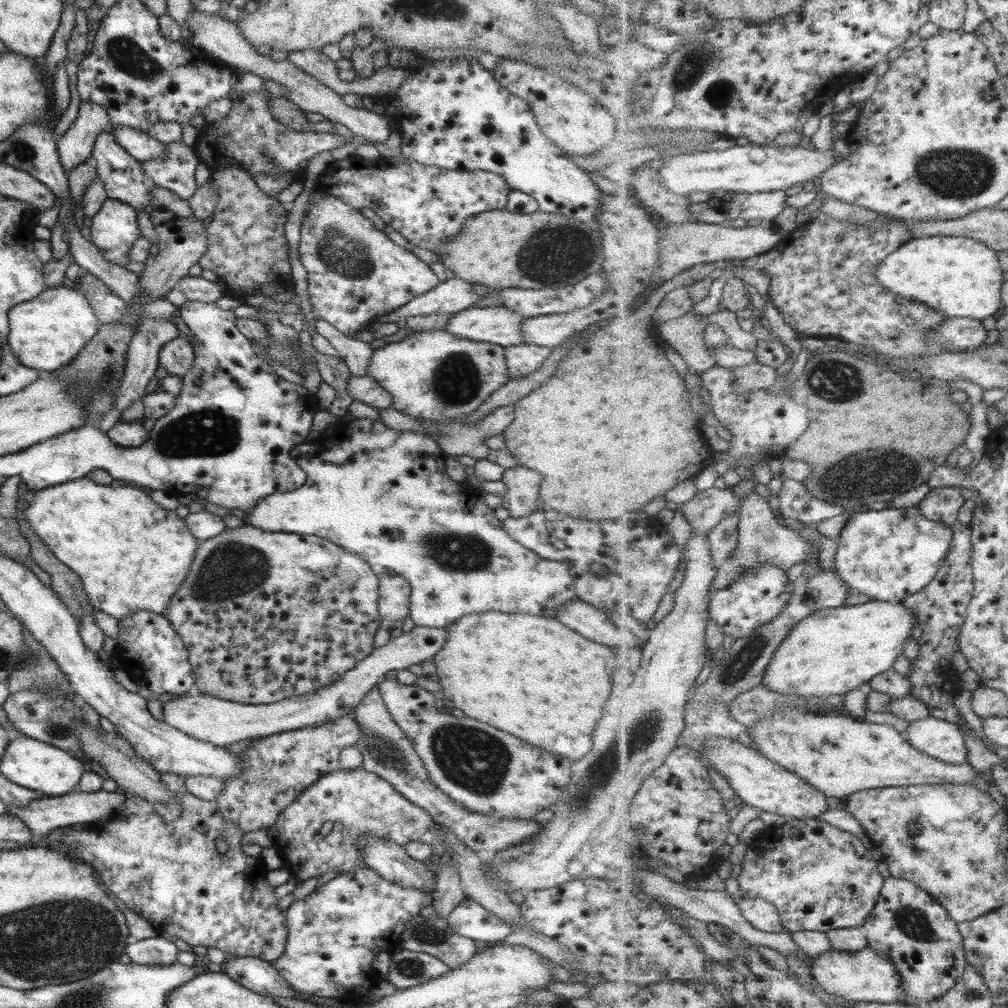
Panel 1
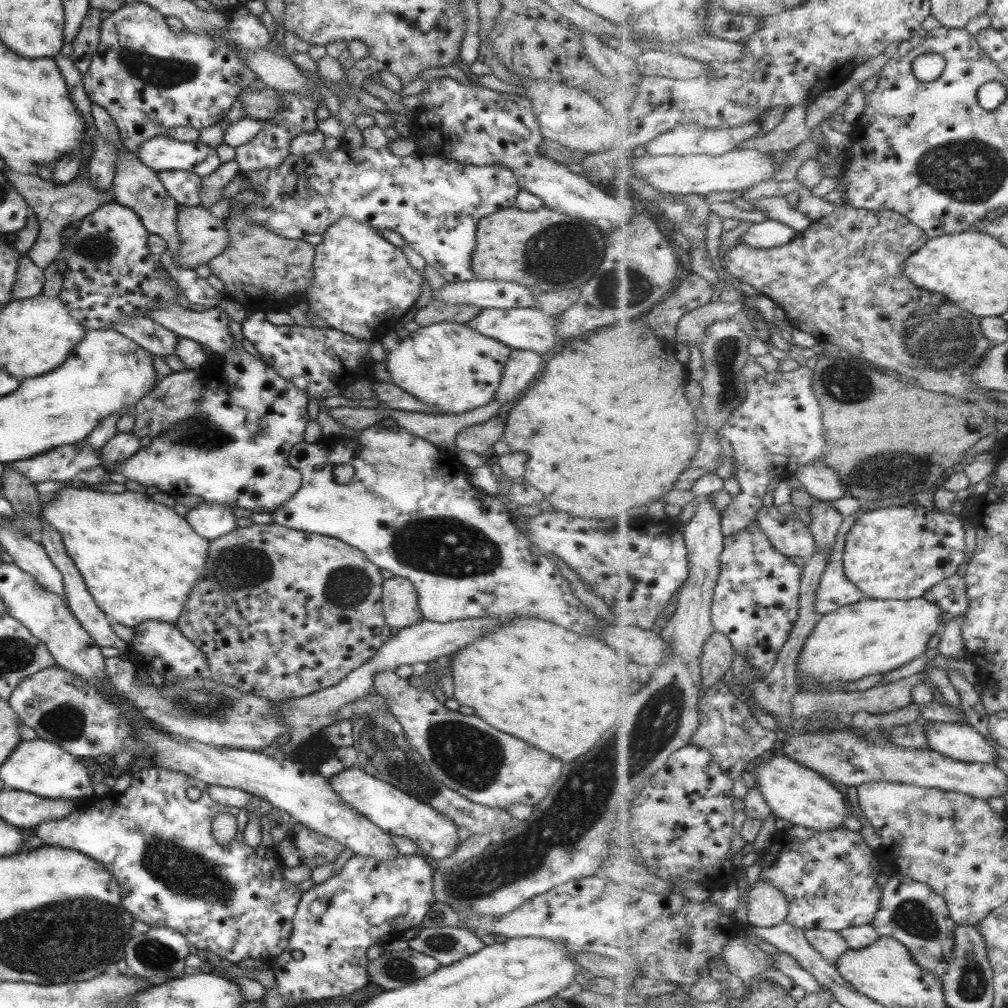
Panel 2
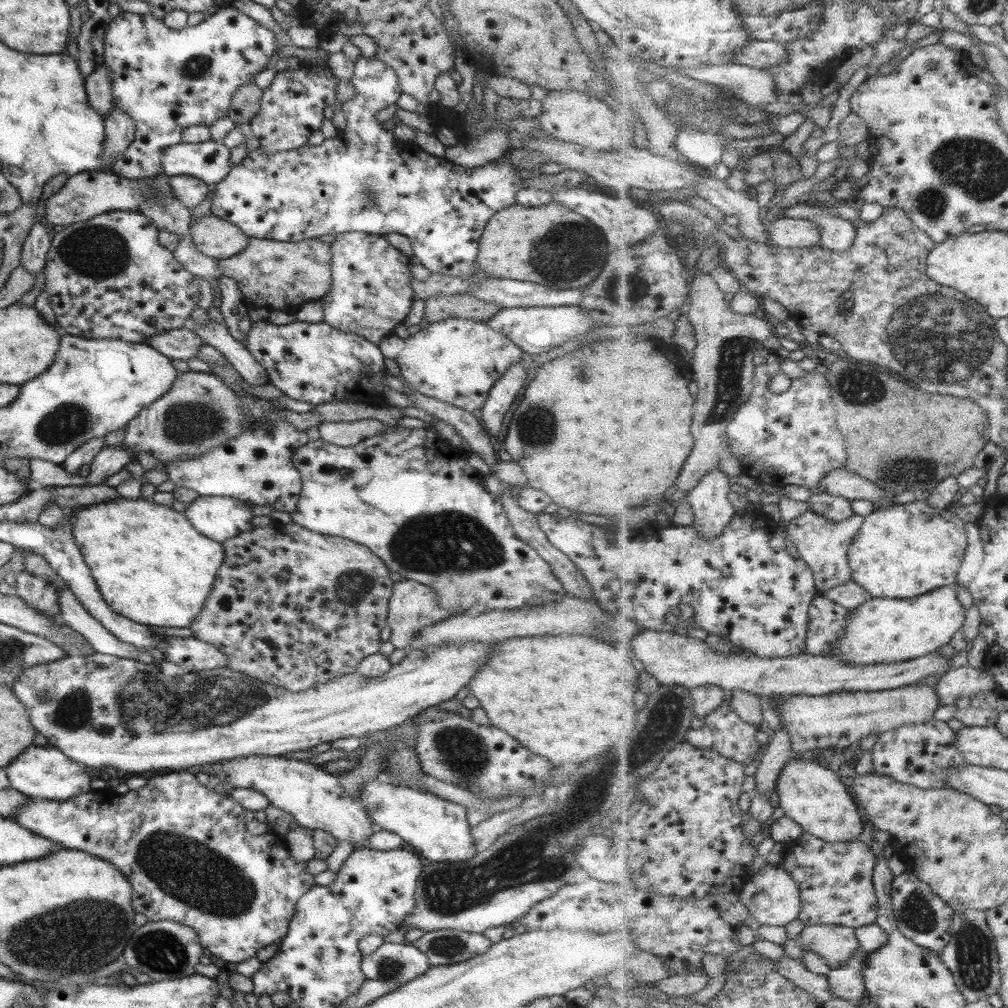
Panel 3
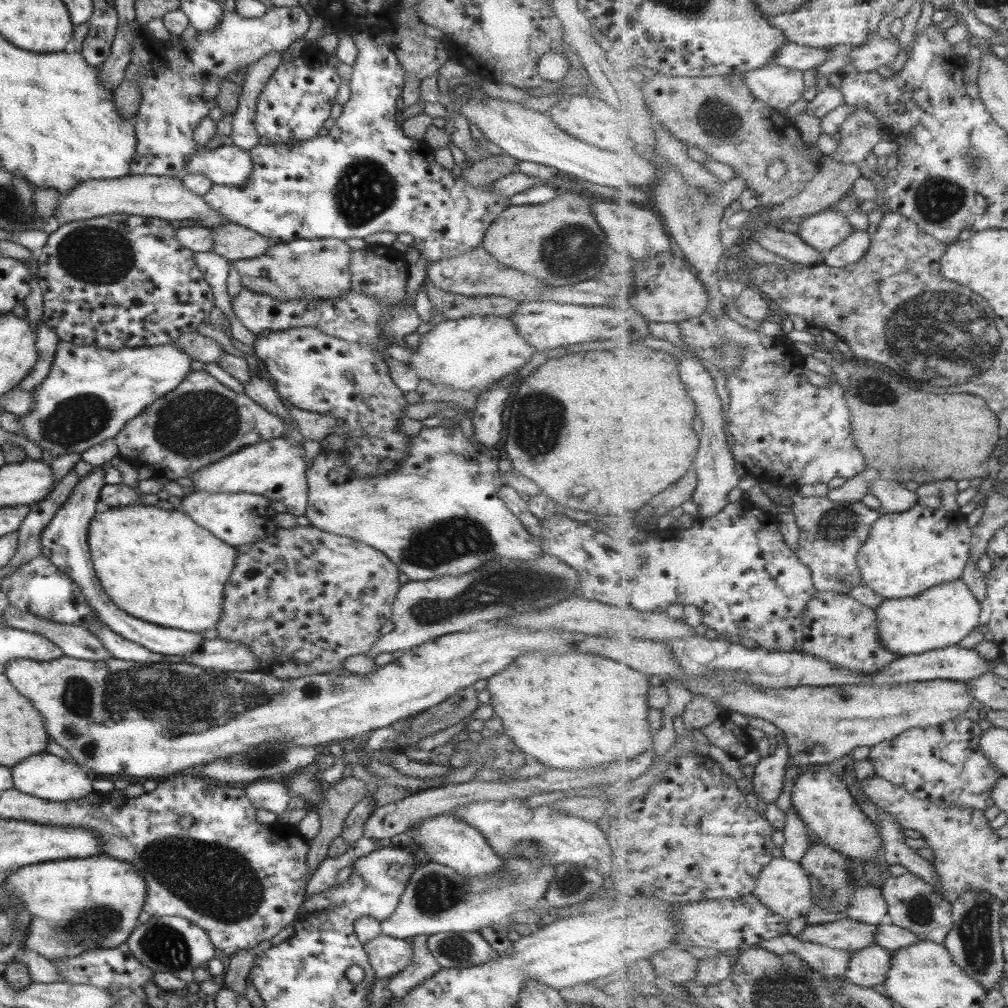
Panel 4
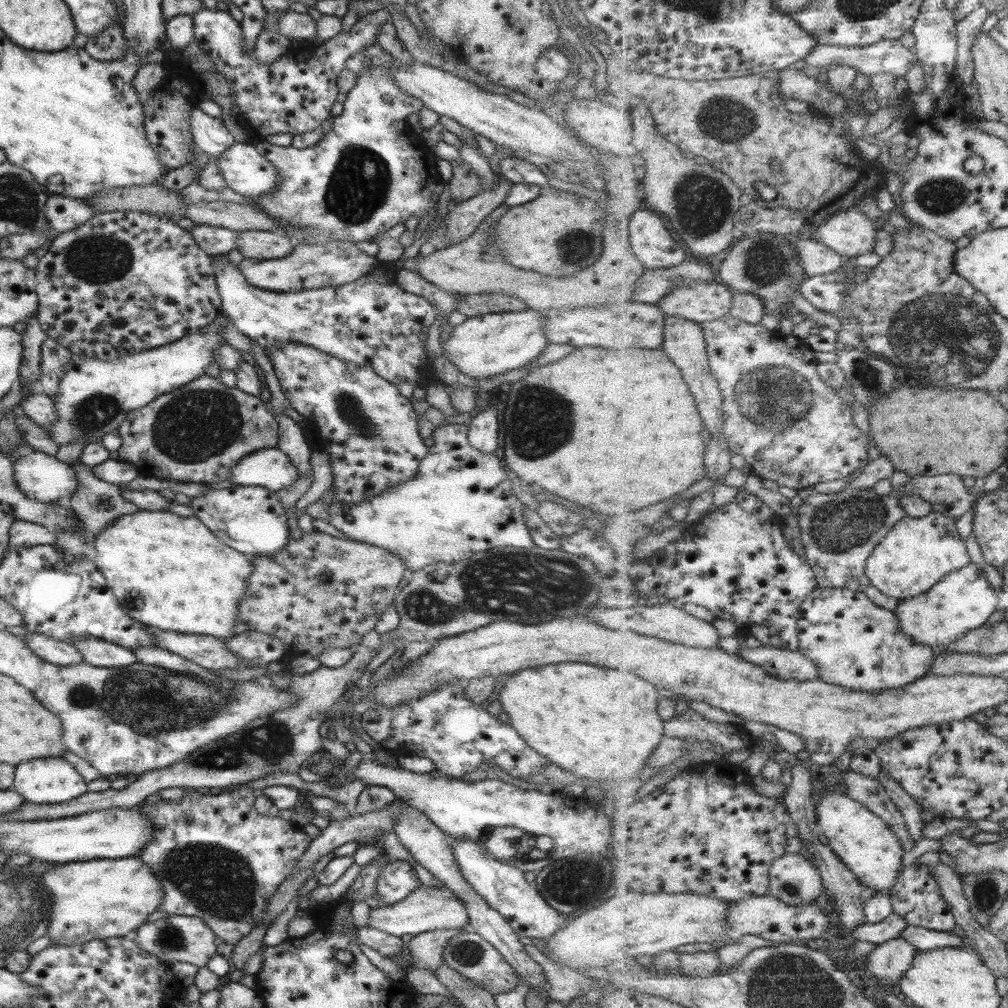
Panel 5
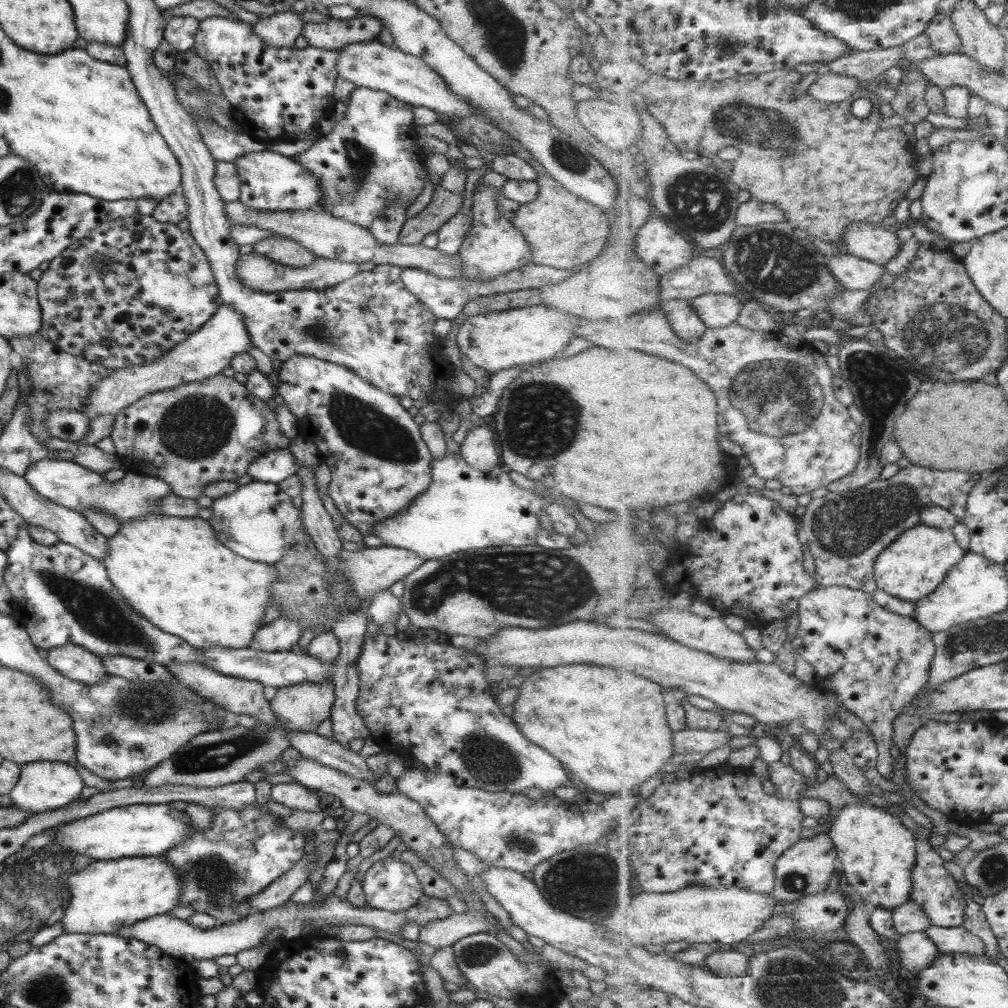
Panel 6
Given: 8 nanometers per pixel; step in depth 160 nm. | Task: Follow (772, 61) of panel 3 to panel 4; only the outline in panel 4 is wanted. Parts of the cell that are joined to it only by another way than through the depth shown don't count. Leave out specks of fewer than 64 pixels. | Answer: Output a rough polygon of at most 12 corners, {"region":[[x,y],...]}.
{"region":[[789,42],[773,64],[801,71],[821,66],[831,47]]}

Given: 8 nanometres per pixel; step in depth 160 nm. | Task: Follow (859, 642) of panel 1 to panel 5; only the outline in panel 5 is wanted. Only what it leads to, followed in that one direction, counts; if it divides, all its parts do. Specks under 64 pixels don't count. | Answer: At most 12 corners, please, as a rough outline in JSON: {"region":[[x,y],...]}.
{"region":[[976,563],[894,610],[915,643],[981,628],[999,592]]}

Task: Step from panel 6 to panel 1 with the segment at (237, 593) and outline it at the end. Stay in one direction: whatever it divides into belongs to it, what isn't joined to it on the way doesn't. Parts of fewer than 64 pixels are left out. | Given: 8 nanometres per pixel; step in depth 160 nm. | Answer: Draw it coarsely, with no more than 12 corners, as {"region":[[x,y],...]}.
{"region":[[128,483],[35,490],[22,514],[91,608],[163,614],[198,545]]}

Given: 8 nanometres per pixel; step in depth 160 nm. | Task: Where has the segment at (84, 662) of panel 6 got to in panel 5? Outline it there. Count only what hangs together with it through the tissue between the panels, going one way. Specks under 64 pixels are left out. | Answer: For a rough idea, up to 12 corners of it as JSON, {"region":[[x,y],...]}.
{"region":[[37,632],[19,638],[34,656],[63,667],[83,663],[69,643]]}

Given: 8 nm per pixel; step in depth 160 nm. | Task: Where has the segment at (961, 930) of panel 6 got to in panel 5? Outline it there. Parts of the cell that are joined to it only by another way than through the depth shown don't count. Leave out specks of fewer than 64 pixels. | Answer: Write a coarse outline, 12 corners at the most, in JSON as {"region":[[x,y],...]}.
{"region":[[909,925],[900,937],[923,951],[964,947],[954,931]]}

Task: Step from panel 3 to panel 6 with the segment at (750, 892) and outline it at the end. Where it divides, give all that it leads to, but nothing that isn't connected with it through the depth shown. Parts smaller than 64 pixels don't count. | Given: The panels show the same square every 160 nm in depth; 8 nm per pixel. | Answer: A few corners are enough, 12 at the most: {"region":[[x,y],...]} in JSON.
{"region":[[825,829],[776,862],[770,894],[796,902],[829,888],[839,865]]}

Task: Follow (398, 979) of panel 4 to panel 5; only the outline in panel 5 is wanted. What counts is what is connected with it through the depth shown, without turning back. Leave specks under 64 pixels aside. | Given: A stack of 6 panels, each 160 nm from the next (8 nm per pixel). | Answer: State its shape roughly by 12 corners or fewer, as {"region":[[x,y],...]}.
{"region":[[444,928],[412,936],[405,944],[415,967],[435,975],[442,966],[446,940],[461,928]]}

